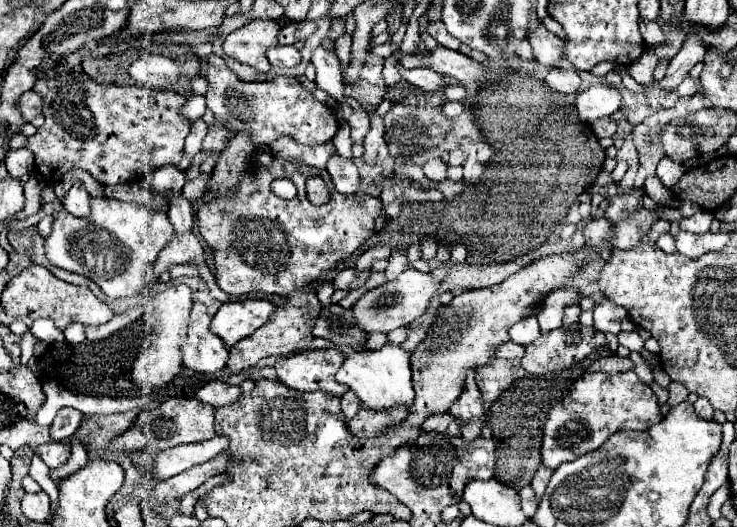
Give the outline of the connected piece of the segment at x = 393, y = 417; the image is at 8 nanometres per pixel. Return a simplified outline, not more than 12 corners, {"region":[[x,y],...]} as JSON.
{"region":[[362,408],[352,420],[356,436],[376,436],[404,422],[406,408],[372,412]]}

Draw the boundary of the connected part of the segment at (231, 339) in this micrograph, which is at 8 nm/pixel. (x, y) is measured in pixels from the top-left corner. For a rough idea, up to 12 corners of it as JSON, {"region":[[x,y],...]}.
{"region":[[268,300],[228,302],[210,330],[230,348],[268,322]]}

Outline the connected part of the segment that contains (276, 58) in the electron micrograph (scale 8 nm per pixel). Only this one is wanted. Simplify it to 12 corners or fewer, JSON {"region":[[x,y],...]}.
{"region":[[274,46],[266,52],[272,66],[300,64],[296,46]]}

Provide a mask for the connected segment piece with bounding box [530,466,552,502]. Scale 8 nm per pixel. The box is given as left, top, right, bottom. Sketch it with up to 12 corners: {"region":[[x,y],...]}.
{"region":[[540,466],[532,478],[538,502],[544,496],[552,470]]}

